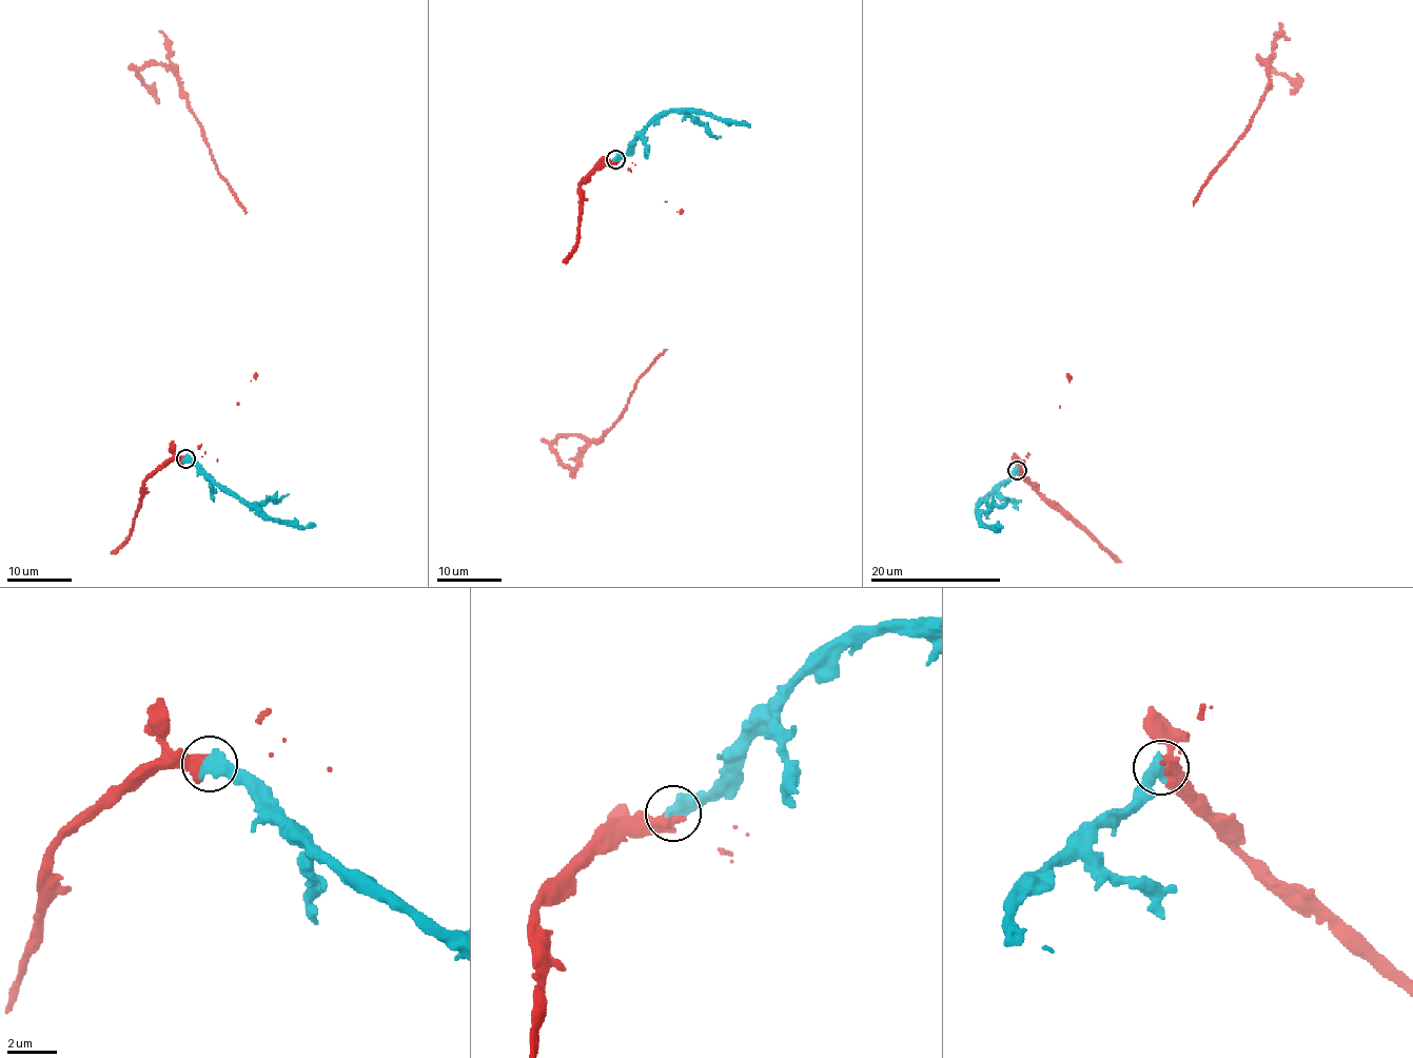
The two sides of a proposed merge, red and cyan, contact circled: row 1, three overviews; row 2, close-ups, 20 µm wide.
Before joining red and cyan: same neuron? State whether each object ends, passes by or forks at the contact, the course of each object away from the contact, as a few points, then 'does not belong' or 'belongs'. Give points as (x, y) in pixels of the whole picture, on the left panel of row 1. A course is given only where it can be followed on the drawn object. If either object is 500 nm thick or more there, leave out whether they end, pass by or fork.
red runs (185, 459), (174, 453), (173, 442), (244, 214), (217, 461); cyan runs (185, 459), (222, 488), (244, 502), (254, 504), (271, 518), (309, 527), (315, 525); does not belong

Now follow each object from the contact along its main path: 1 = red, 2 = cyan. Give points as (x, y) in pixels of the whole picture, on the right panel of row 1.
1: (1016, 470), (1015, 453), (1193, 206), (1018, 469)
2: (1016, 470), (978, 506), (981, 522), (997, 530), (1003, 526)

